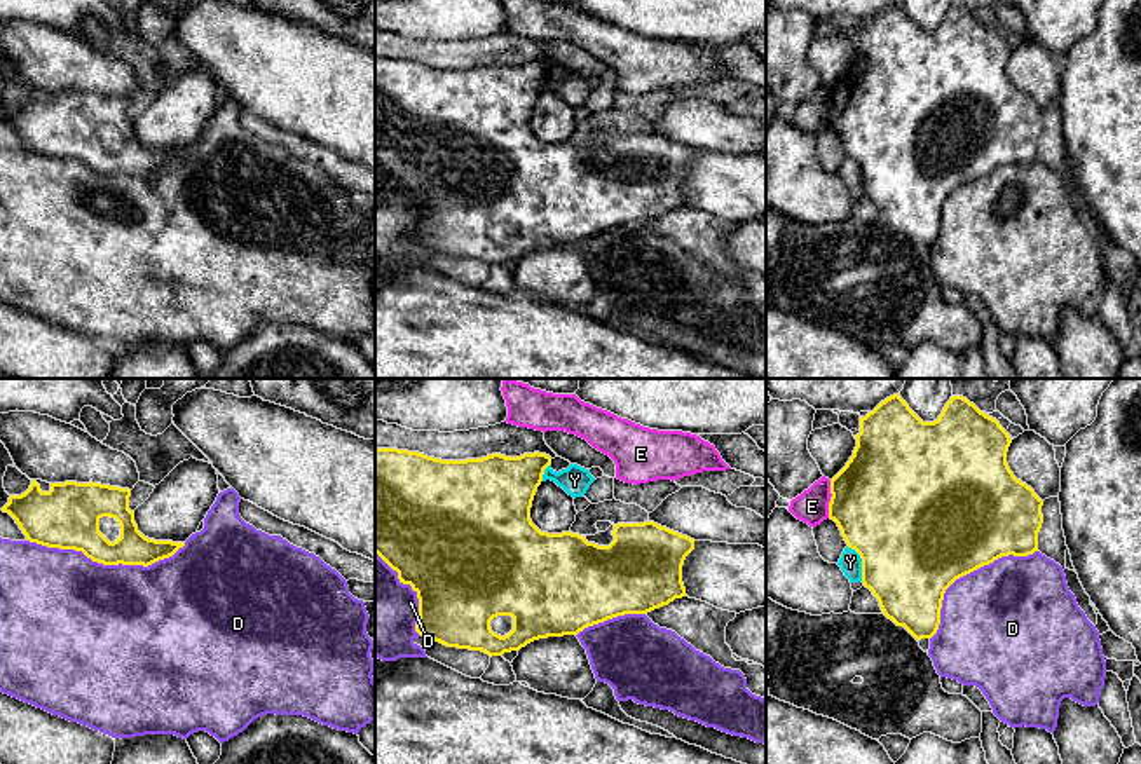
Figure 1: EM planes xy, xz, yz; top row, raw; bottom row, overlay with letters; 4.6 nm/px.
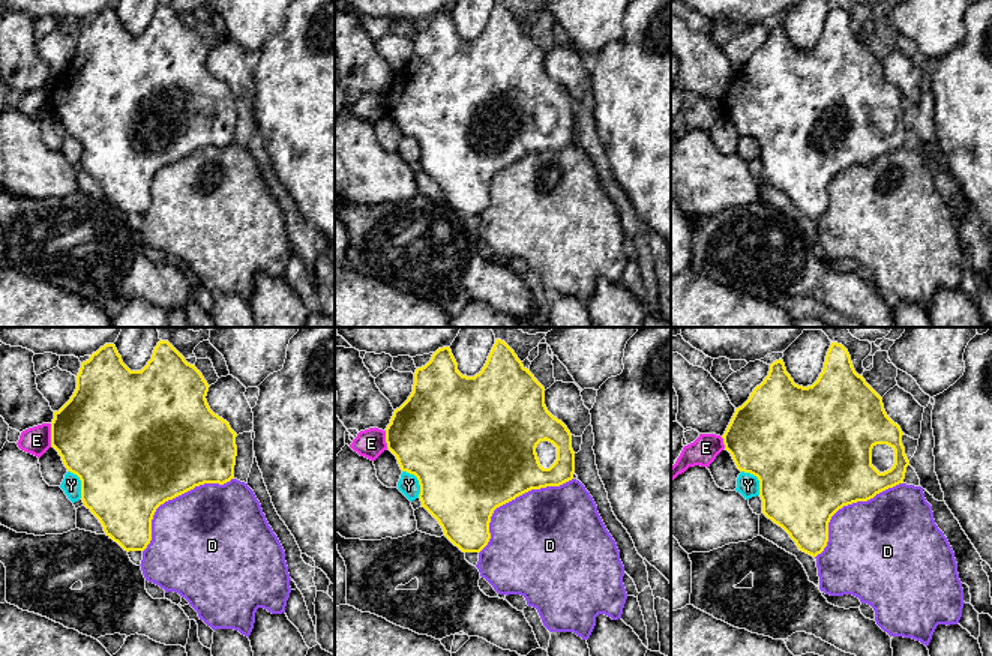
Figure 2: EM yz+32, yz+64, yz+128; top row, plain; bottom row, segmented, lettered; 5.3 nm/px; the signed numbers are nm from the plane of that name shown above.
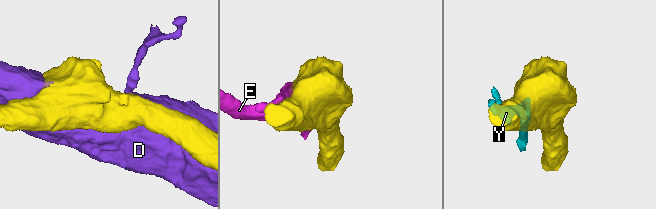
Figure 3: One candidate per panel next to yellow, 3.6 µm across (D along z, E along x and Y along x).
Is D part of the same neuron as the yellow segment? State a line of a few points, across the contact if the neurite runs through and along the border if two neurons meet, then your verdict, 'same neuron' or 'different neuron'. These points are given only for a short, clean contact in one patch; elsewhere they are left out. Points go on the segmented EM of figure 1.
different neuron

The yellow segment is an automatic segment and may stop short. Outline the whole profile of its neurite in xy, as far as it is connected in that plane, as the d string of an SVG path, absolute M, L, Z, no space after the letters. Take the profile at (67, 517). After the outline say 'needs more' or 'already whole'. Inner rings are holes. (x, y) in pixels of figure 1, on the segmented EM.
M31 480L21 495L2 508L26 539L47 548L82 551L103 565L143 565L173 556L185 542L145 537L129 509L129 488L101 483L51 483L49 492Z | needs more

